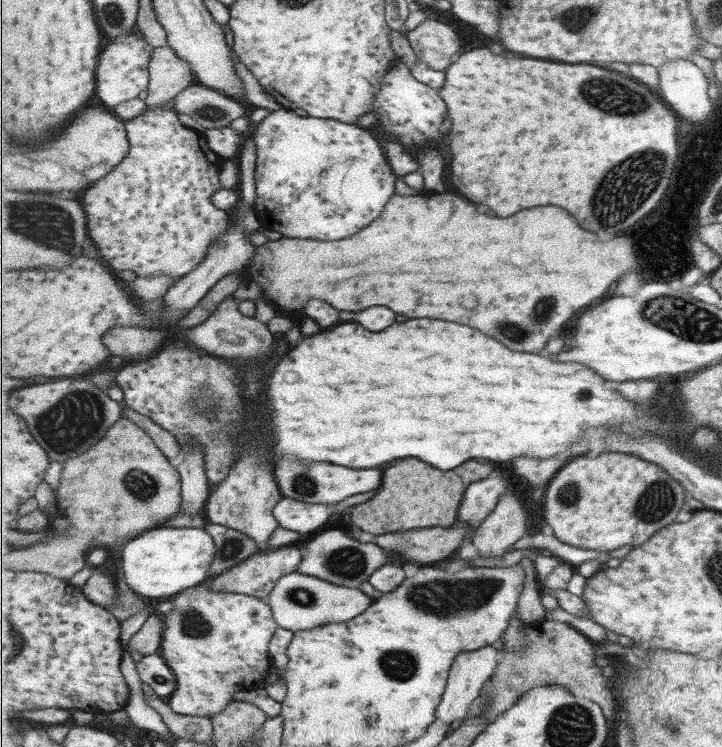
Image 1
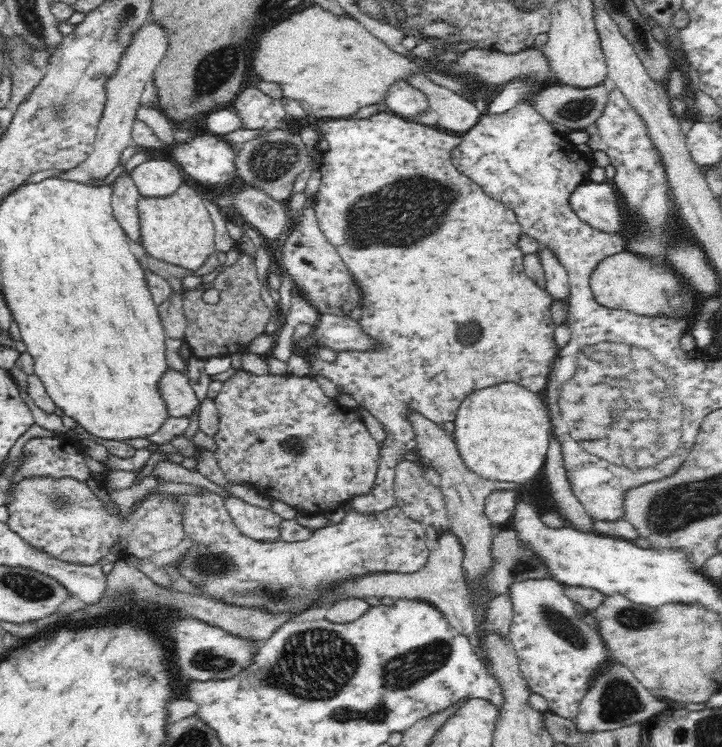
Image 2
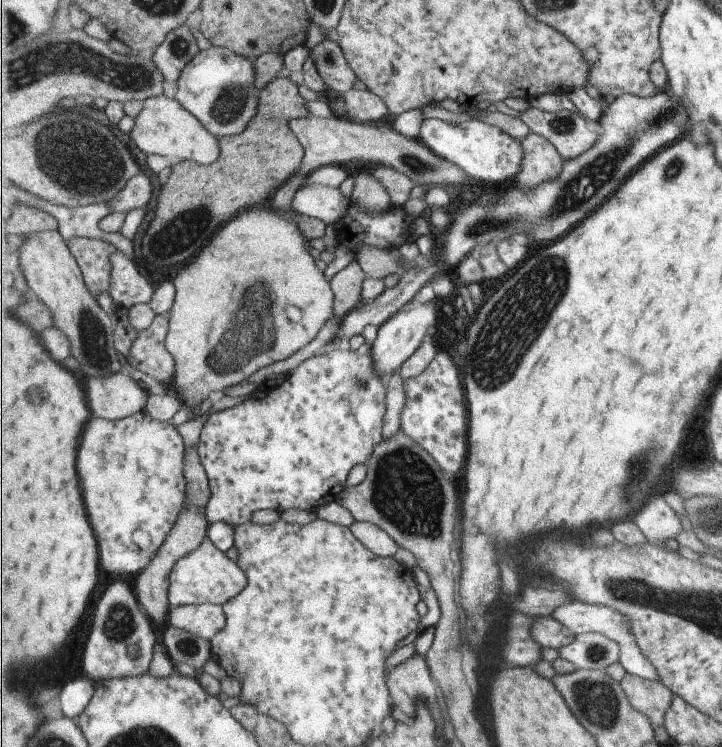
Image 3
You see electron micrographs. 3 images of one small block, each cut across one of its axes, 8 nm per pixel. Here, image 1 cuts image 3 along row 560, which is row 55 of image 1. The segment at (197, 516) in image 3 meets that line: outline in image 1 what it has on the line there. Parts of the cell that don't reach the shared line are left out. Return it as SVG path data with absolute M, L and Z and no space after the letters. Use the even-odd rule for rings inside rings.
M168 45L157 47L150 63L150 88L145 100L150 108L171 105L179 93L198 84L191 63Z

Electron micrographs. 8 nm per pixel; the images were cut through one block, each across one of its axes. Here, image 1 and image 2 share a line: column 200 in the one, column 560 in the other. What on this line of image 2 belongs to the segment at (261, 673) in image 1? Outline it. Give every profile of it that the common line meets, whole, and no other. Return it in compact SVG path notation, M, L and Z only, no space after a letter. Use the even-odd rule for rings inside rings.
M550 577L511 582L507 586L506 593L511 604L508 640L517 654L519 669L524 680L532 693L544 697L552 713L567 719L575 719L589 682L610 657L603 640L599 638L599 632L578 616L574 609L575 602L565 595L563 585Z

